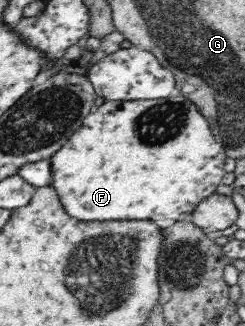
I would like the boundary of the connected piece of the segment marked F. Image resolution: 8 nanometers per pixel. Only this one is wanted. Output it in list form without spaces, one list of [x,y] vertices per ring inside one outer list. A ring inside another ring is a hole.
[[[176,92],[170,97],[162,99],[138,99],[134,101],[105,101],[102,105],[96,106],[82,121],[82,125],[74,132],[74,135],[58,150],[52,157],[52,186],[56,189],[60,201],[64,204],[66,211],[80,221],[106,221],[106,219],[151,219],[158,222],[160,226],[173,222],[183,221],[194,207],[204,202],[210,195],[217,194],[218,185],[222,184],[224,177],[224,161],[227,153],[224,147],[216,141],[211,124],[206,121],[198,107],[188,101],[184,95]]]

